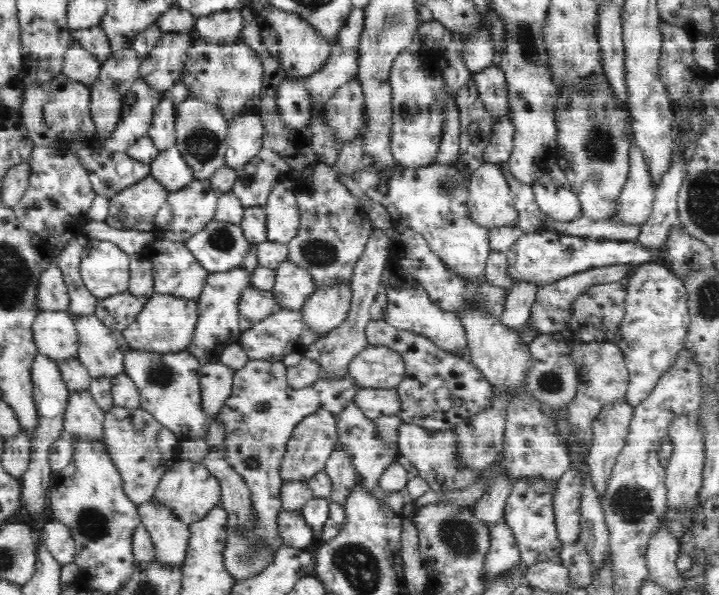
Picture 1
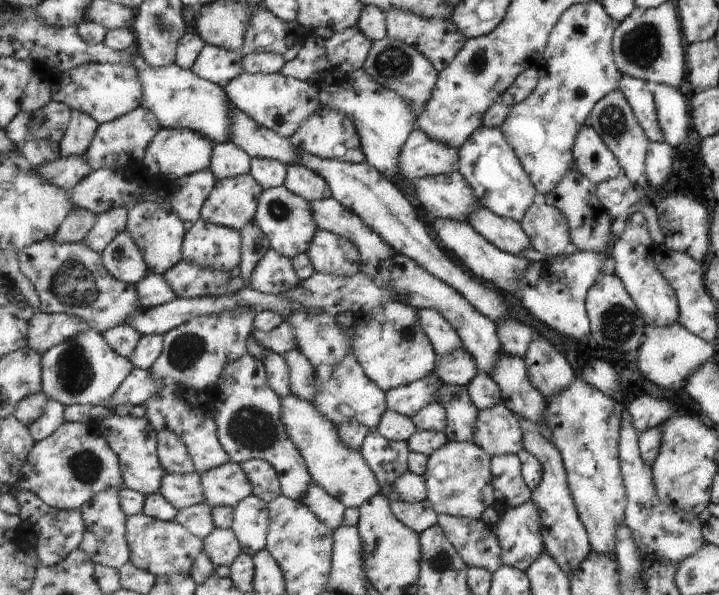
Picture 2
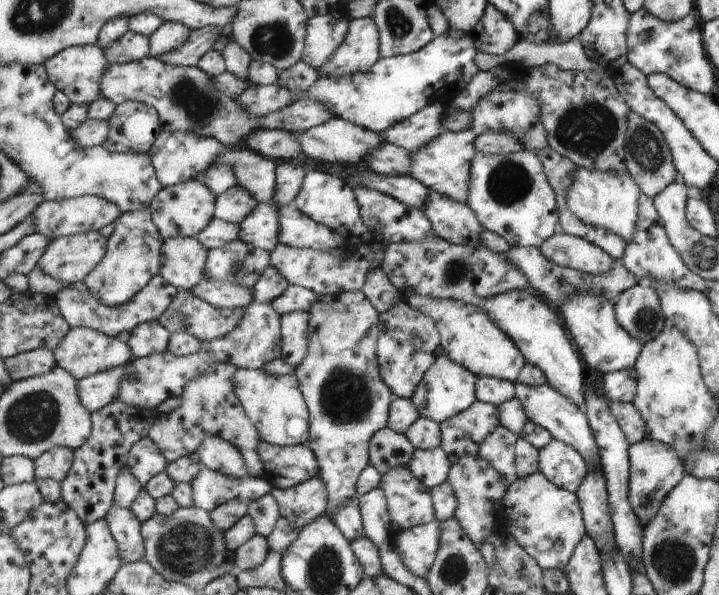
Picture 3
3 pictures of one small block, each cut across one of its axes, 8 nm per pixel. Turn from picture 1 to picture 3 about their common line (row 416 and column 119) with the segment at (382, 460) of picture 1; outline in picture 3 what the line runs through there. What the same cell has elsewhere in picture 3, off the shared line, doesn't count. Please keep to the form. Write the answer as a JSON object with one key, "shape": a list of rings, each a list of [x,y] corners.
{"shape":[[[73,328],[64,343],[55,351],[59,366],[72,372],[82,381],[84,378],[95,376],[98,372],[107,372],[120,366],[130,365],[135,357],[131,346],[122,337],[112,337],[92,328]]]}

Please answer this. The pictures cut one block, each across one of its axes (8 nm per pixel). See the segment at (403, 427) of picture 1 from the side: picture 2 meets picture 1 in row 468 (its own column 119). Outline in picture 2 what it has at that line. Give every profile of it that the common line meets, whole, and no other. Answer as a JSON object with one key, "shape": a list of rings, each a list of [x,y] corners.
{"shape":[[[111,411],[111,415],[104,419],[101,424],[105,426],[108,433],[105,436],[108,442],[112,445],[112,448],[120,455],[122,461],[122,470],[124,477],[124,486],[135,491],[143,492],[147,497],[150,495],[160,493],[163,487],[164,479],[167,478],[167,469],[164,468],[163,461],[160,458],[159,453],[159,432],[156,427],[151,423],[148,417],[140,418],[132,416],[117,416],[115,412]]]}

